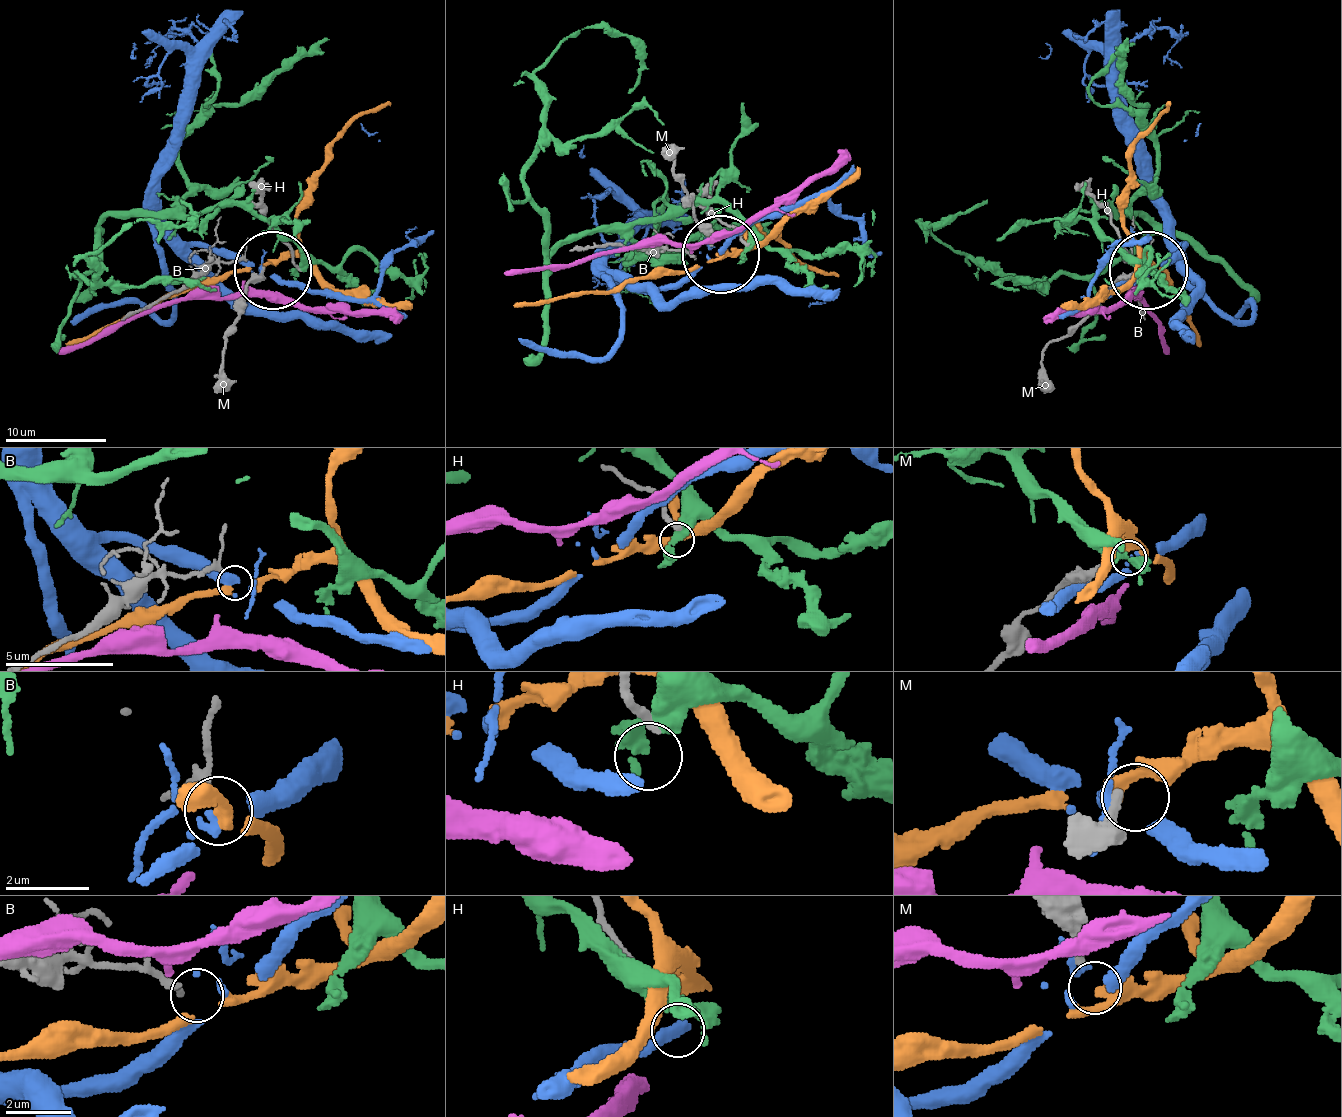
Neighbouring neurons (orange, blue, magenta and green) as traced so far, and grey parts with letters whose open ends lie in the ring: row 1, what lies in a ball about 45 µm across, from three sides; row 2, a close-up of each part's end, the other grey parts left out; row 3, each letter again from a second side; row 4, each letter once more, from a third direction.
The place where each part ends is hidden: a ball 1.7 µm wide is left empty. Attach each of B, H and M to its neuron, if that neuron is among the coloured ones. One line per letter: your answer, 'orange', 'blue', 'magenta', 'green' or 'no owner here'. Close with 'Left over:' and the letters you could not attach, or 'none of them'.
B: blue
H: no owner here
M: orange
Left over: H

